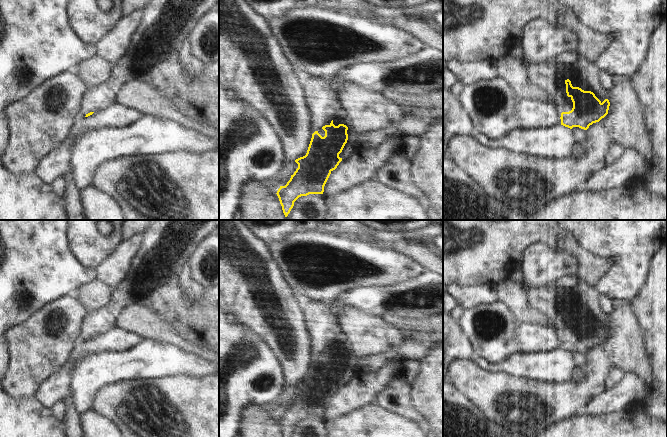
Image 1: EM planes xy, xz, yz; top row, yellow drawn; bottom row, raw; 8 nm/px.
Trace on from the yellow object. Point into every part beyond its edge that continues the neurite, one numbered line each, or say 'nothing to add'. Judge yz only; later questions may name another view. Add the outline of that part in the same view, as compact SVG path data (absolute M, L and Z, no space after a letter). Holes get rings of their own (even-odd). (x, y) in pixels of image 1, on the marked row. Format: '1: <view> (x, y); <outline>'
1: yz (544, 75); M557 59L547 62L526 65L527 76L531 83L547 91L553 98L553 104L566 103L566 84L559 88L557 86L557 67L560 63Z

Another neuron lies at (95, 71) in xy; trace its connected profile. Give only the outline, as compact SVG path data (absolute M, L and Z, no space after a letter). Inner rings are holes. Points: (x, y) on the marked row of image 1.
M95 55L80 63L74 71L92 89L107 81L112 67L112 63Z

